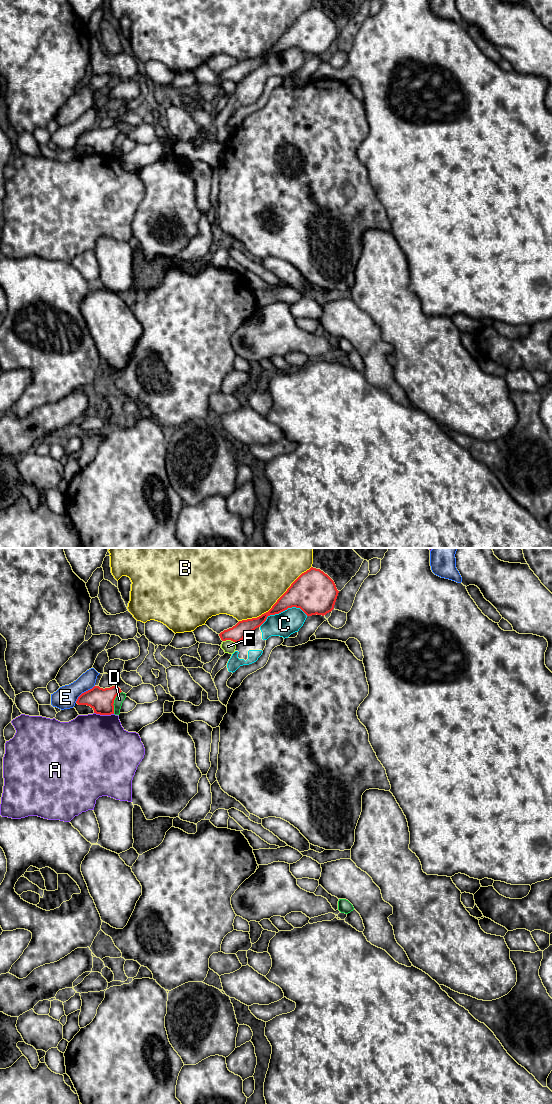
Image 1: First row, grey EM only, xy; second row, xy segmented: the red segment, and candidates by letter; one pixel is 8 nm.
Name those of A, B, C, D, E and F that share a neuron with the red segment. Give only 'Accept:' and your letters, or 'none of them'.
Accept: none of them

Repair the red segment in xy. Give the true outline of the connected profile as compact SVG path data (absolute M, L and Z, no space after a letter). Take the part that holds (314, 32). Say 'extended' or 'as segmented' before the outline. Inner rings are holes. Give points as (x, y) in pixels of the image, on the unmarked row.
as segmented | M311 7L302 13L277 40L272 48L257 58L239 61L219 74L222 81L240 82L250 72L260 67L270 55L288 48L300 48L307 56L326 55L334 49L339 31L334 21L320 9Z

